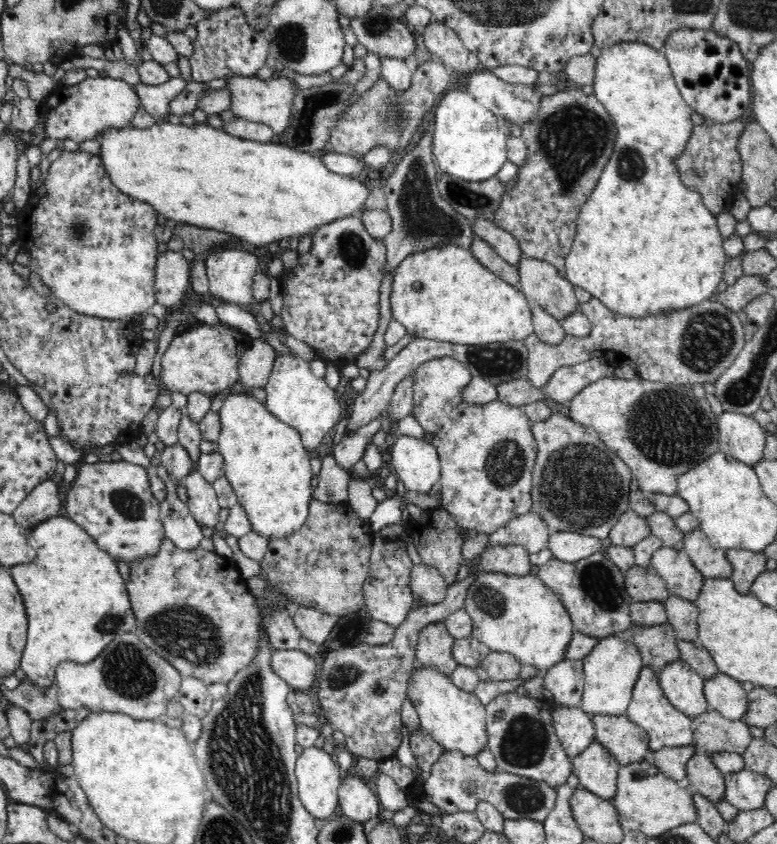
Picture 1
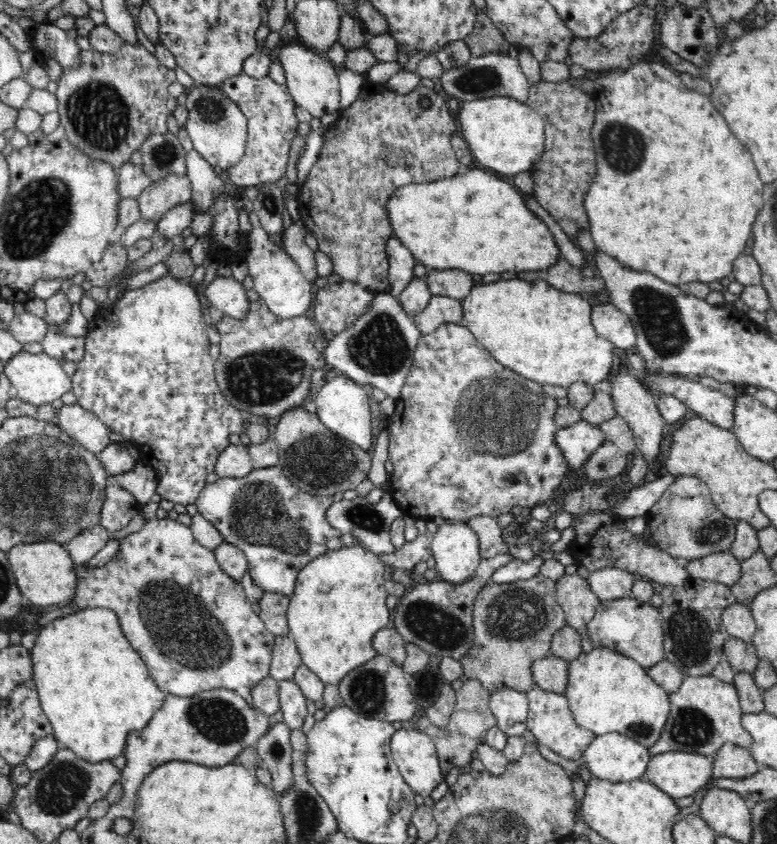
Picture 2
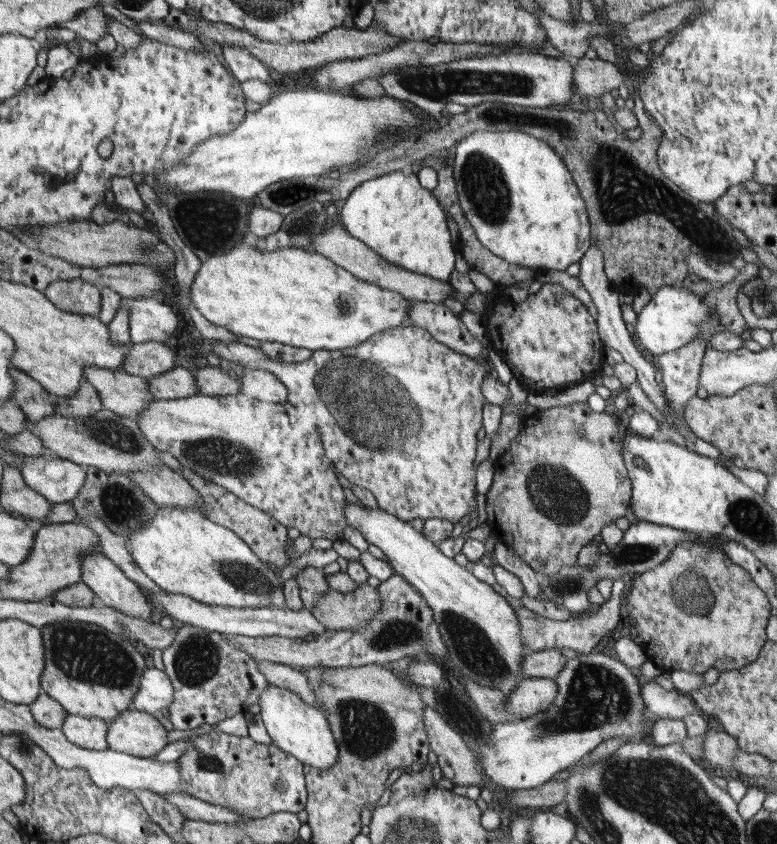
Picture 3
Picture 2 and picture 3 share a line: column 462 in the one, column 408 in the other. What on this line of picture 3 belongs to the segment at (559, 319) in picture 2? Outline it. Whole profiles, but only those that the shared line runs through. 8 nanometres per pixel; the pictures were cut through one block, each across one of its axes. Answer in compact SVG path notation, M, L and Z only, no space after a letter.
M239 242L229 252L211 256L199 262L199 272L191 286L189 308L197 308L211 324L223 326L237 338L251 338L253 344L279 342L287 346L307 348L307 350L343 350L365 344L377 332L407 326L411 302L391 290L383 290L377 284L363 282L355 274L335 266L321 254L303 248L281 248L275 252L257 250Z

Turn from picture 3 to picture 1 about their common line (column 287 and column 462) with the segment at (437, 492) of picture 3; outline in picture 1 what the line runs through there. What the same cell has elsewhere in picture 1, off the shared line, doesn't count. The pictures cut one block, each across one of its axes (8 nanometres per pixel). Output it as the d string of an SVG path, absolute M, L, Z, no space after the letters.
M438 358L438 360L428 360L424 362L416 372L414 372L414 418L418 418L418 424L426 432L438 432L442 428L442 418L450 416L454 408L464 404L462 390L470 384L472 372L468 370L466 364L454 360L454 358Z

